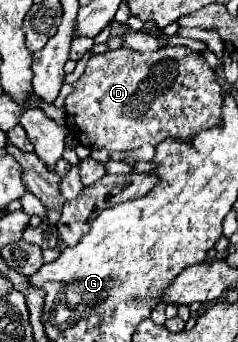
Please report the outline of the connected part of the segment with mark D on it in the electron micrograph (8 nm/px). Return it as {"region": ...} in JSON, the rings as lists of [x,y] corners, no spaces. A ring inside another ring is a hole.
{"region":[[[166,46],[156,52],[128,52],[126,48],[108,50],[90,56],[84,74],[74,82],[74,90],[66,96],[66,122],[68,128],[90,148],[104,150],[134,150],[142,144],[158,146],[164,138],[192,138],[204,128],[214,126],[222,116],[222,88],[218,86],[216,72],[208,66],[206,58],[186,46]]]}

